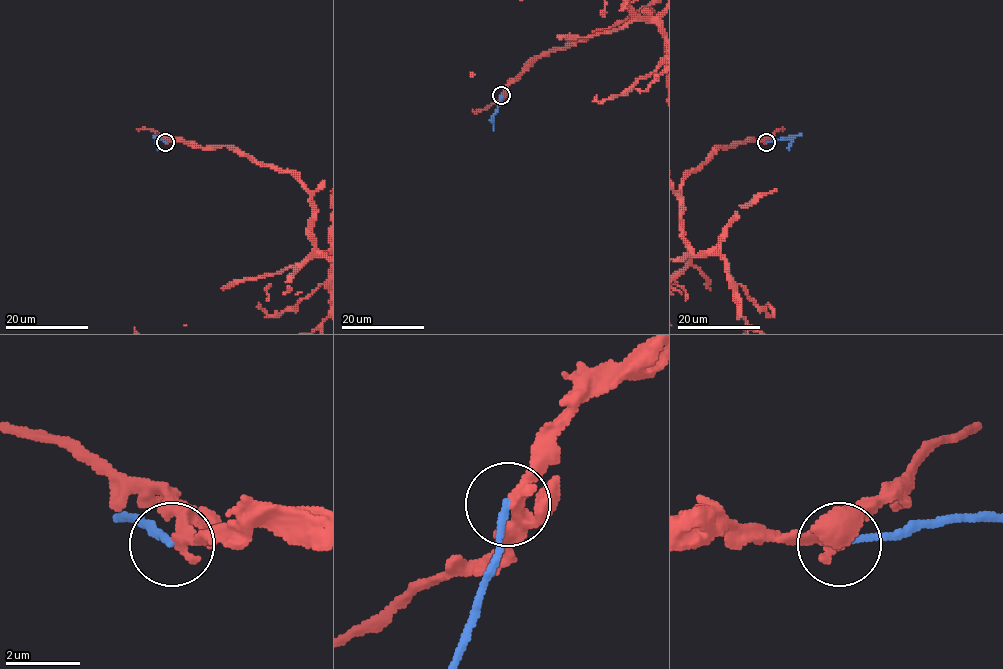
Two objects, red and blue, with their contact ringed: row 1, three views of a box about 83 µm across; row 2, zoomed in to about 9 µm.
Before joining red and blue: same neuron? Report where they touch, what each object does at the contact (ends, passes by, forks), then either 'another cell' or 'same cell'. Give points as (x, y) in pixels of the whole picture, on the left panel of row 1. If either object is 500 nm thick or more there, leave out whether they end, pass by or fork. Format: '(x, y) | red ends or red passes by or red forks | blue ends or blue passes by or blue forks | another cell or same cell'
(165, 142) | red forks | blue ends | another cell

